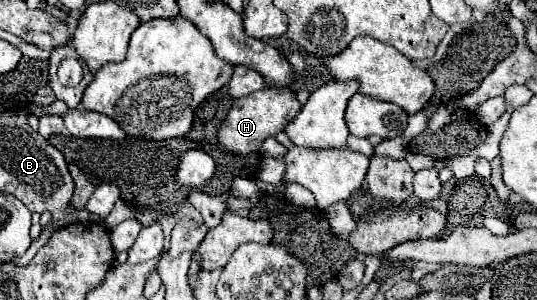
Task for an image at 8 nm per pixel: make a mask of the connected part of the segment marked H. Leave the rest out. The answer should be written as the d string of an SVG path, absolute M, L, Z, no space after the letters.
M264 86L262 90L256 90L244 98L238 98L228 116L224 118L224 122L220 124L218 130L218 142L234 152L234 154L250 154L250 152L258 152L262 148L262 142L268 136L276 136L278 132L282 132L300 112L300 102L296 100L296 94L290 88L276 88L276 86Z

